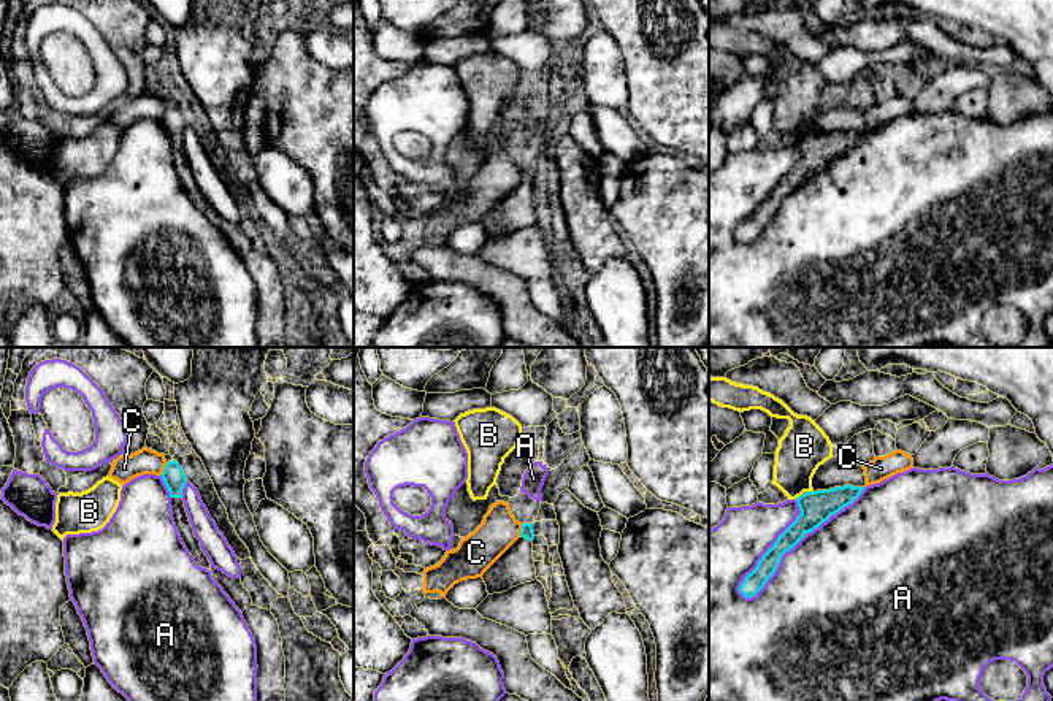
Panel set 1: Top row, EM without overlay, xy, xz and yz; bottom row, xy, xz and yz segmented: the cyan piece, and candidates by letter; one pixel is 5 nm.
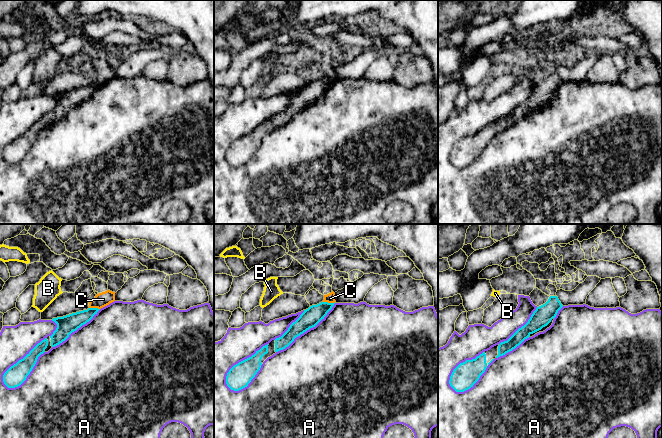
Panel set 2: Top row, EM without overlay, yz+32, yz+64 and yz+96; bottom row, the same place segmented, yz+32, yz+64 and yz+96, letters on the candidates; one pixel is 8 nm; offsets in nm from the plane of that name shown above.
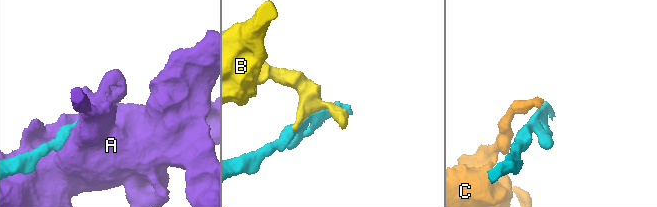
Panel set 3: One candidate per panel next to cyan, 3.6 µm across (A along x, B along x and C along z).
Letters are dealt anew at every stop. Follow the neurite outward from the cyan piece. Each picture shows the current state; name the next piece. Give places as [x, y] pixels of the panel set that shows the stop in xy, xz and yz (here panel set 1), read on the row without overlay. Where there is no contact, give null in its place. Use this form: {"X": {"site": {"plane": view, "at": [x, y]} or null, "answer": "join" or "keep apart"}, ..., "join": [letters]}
{"A": {"site": {"plane": "yz", "at": [796, 187]}, "answer": "keep apart"}, "B": {"site": {"plane": "yz", "at": [798, 141]}, "answer": "keep apart"}, "C": {"site": {"plane": "xy", "at": [164, 114]}, "answer": "keep apart"}, "join": []}

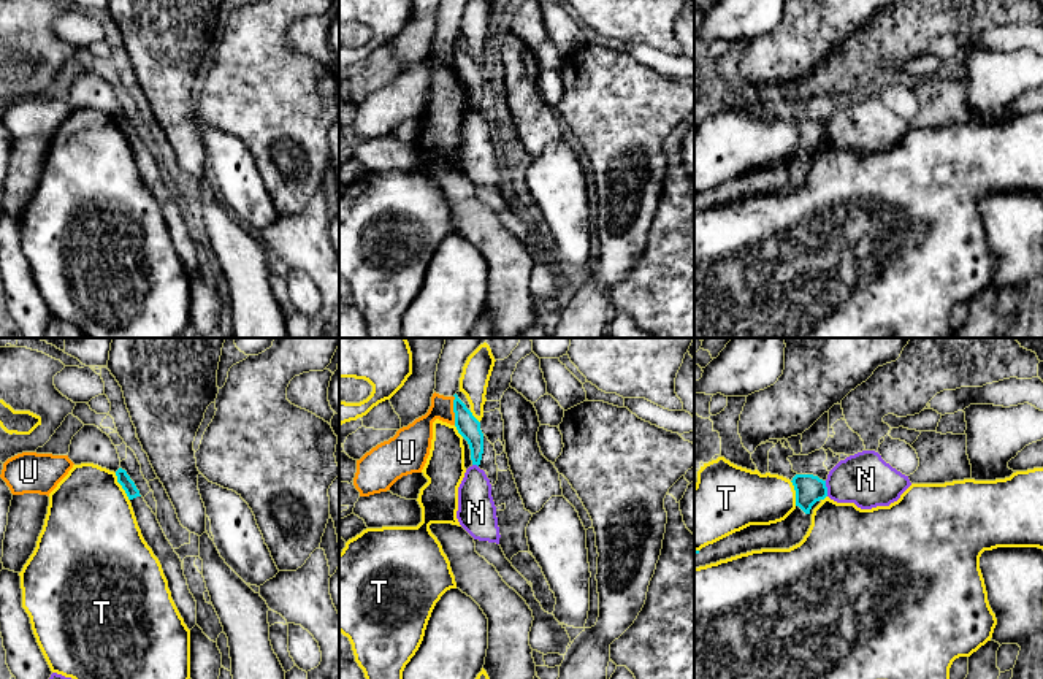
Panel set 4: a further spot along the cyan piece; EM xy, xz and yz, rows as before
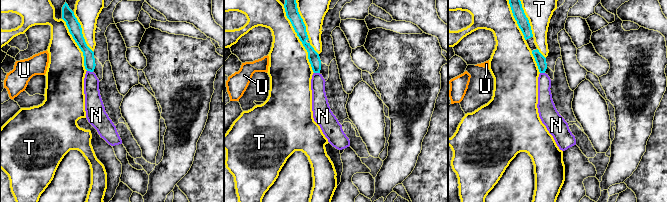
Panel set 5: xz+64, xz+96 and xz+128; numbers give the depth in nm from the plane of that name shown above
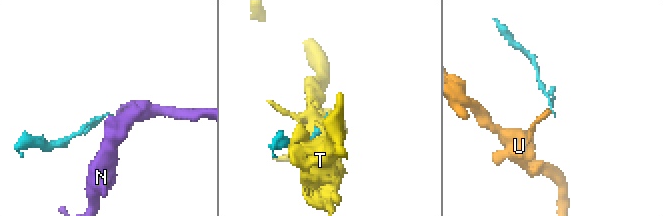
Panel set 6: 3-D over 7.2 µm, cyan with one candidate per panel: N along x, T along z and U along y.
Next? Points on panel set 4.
{"N": {"site": {"plane": "yz", "at": [826, 134]}, "answer": "keep apart"}, "T": {"site": {"plane": "xy", "at": [122, 132]}, "answer": "keep apart"}, "U": {"site": {"plane": "xz", "at": [454, 54]}, "answer": "keep apart"}, "join": []}

